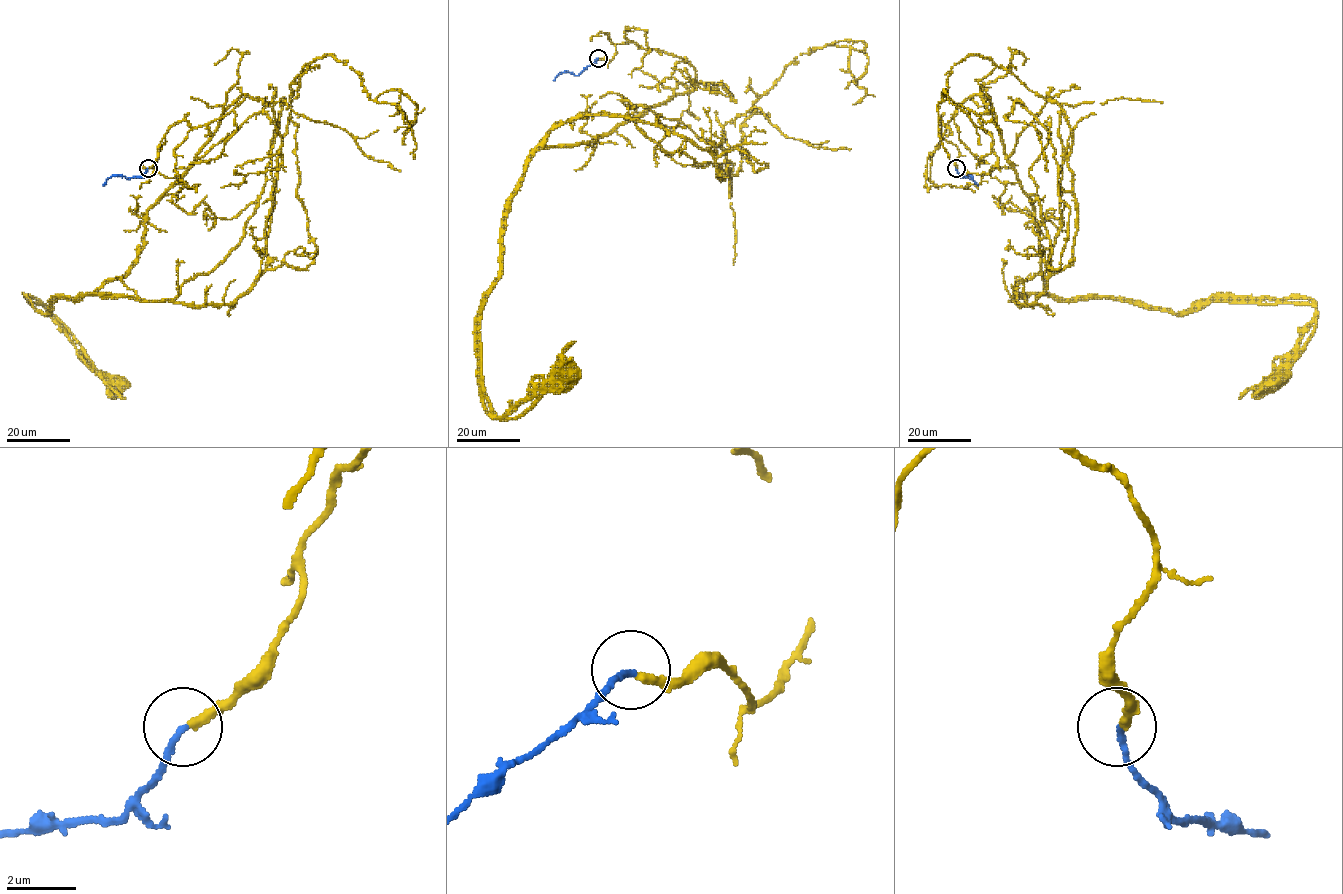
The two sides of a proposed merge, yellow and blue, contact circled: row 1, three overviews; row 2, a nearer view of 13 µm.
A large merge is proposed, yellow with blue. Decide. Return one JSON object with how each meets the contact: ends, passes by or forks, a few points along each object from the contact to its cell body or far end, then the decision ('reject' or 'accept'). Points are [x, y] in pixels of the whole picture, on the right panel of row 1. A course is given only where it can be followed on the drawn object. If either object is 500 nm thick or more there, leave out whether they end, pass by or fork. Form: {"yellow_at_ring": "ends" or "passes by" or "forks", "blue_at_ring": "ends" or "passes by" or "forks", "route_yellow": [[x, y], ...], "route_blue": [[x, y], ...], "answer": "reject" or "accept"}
{"yellow_at_ring": "ends", "blue_at_ring": "ends", "route_yellow": [[956, 168], [940, 120], [986, 94], [1050, 296], [1177, 313], [1310, 303], [1293, 362], [1269, 382]], "route_blue": [[956, 168], [961, 176], [972, 179], [971, 175], [978, 185]], "answer": "accept"}

